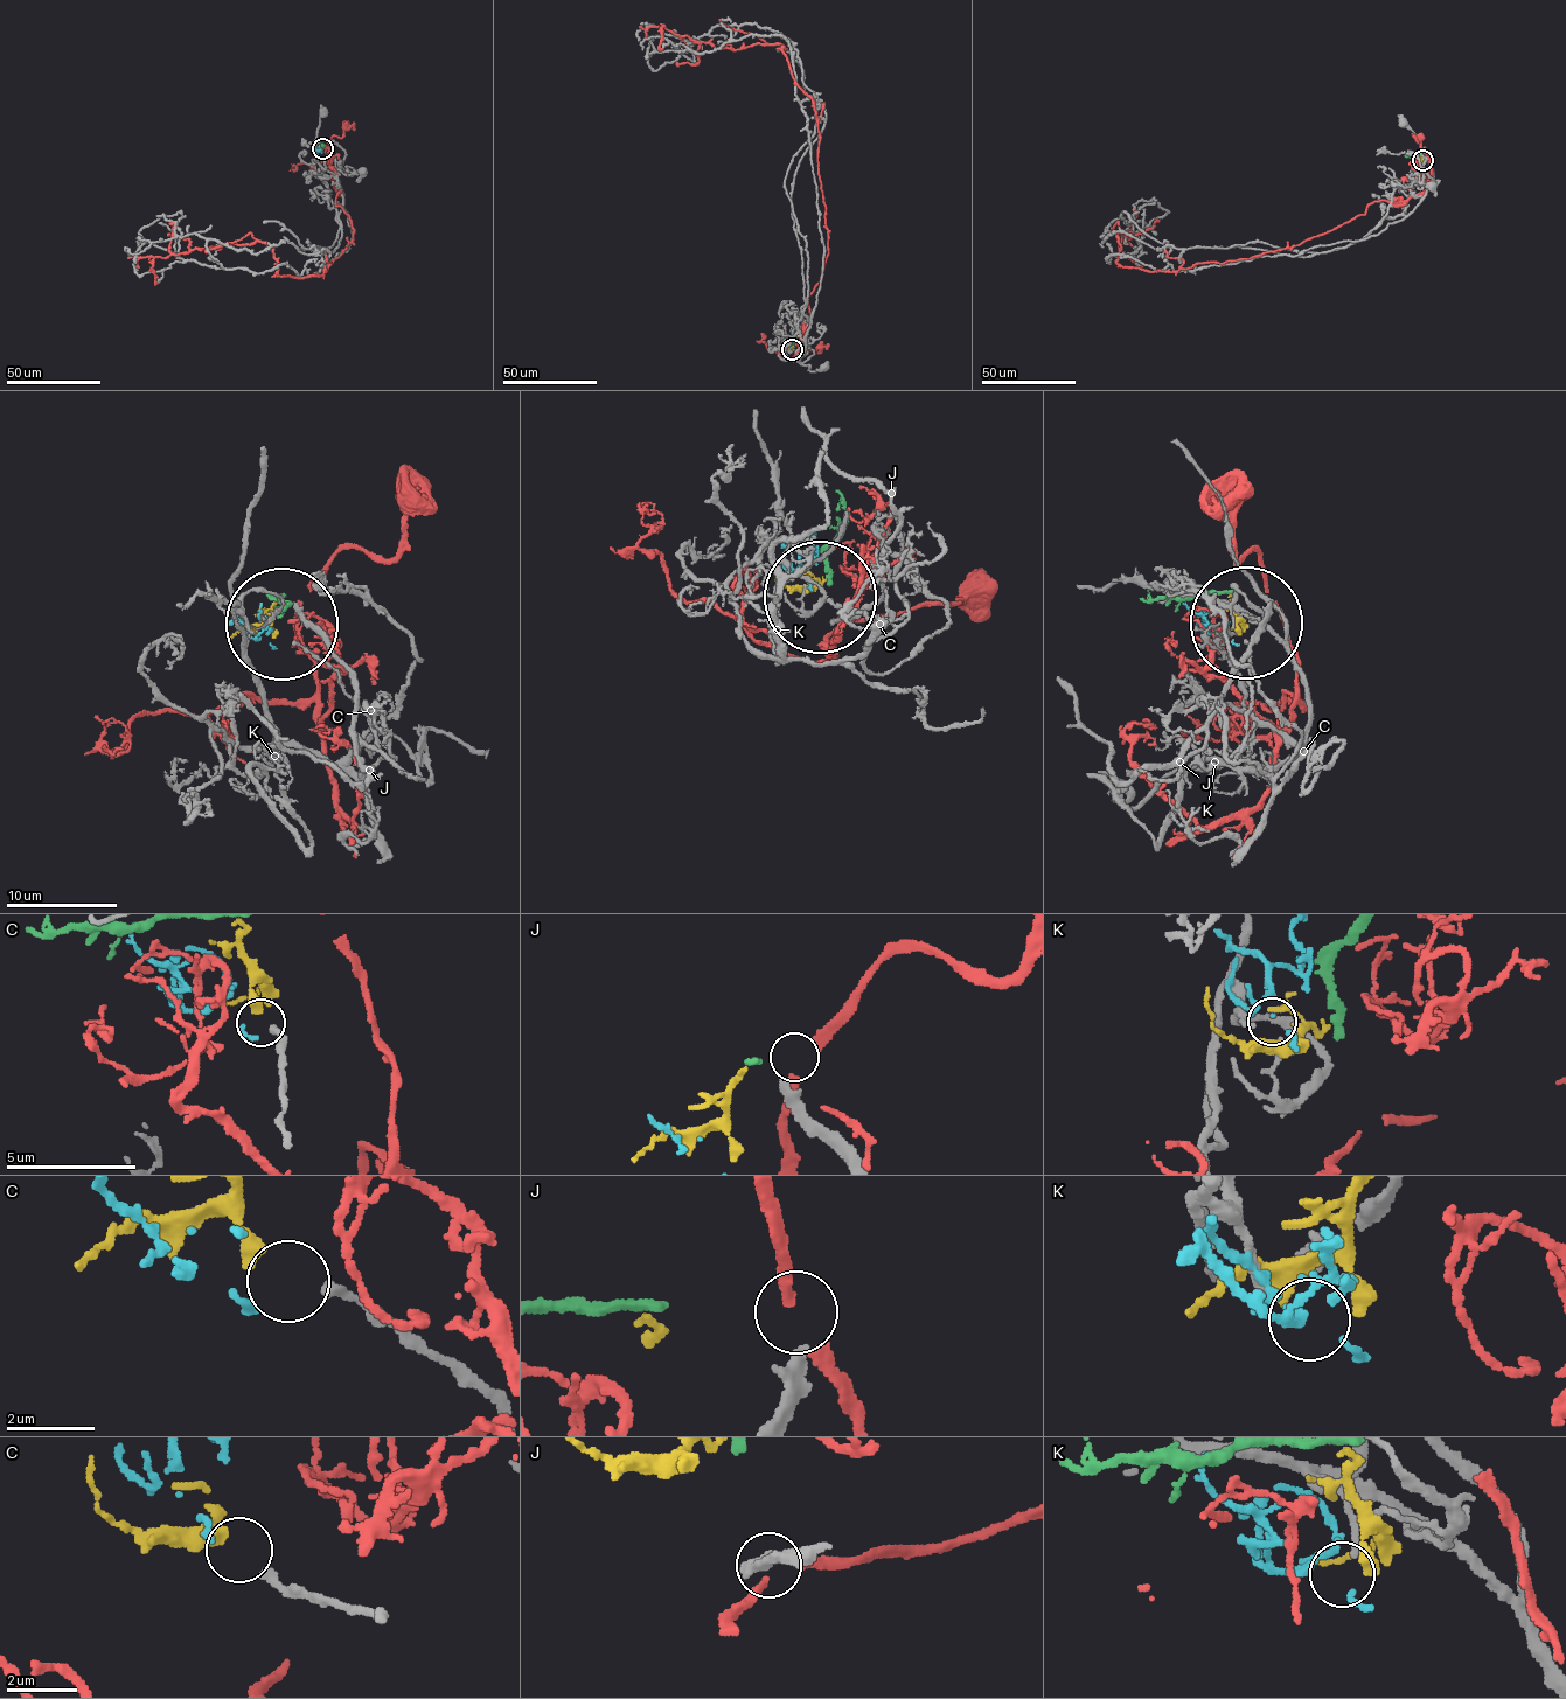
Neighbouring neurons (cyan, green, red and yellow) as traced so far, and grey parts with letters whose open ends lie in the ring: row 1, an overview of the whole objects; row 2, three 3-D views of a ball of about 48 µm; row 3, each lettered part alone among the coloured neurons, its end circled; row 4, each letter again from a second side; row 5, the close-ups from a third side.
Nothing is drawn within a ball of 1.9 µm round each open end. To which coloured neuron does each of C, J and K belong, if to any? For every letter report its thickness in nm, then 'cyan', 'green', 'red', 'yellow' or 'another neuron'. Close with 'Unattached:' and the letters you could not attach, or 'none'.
C: 240 nm | yellow
J: 380 nm | another neuron
K: 190 nm | cyan
Unattached: J

